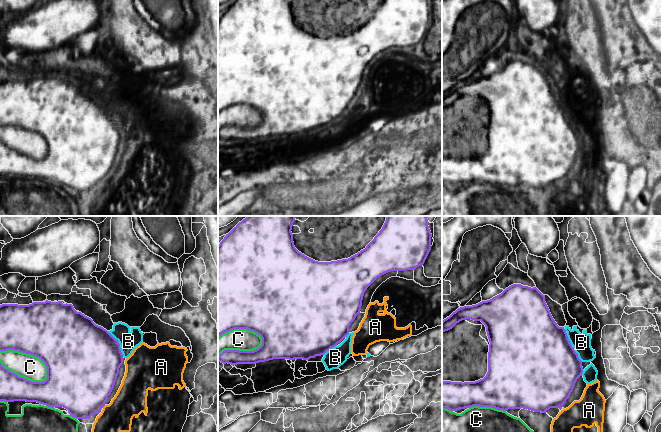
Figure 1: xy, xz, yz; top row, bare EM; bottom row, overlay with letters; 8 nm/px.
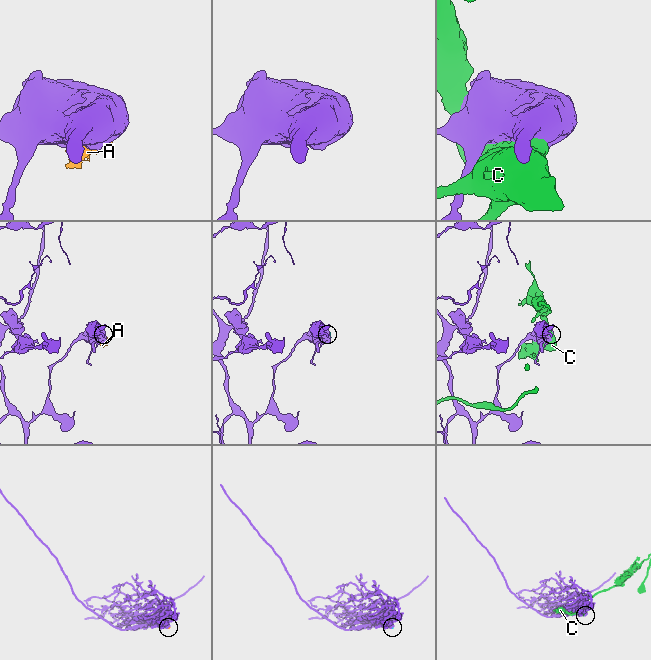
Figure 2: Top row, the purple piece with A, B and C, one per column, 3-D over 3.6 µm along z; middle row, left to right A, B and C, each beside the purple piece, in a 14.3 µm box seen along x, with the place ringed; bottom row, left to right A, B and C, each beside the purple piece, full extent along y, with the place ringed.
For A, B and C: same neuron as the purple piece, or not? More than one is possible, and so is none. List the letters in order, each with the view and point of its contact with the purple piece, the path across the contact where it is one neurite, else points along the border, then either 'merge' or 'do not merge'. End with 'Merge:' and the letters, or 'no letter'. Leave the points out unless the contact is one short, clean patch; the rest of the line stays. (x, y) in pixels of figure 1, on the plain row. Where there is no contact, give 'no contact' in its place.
A: xy (103, 182) | along xy (105, 181), (102, 183) | do not merge
B: xy (119, 120) | along xy (107, 107), (118, 118), (123, 132) | do not merge
C: xy (30, 130) | do not merge
Merge: no letter

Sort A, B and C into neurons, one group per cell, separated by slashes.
A / B / C

